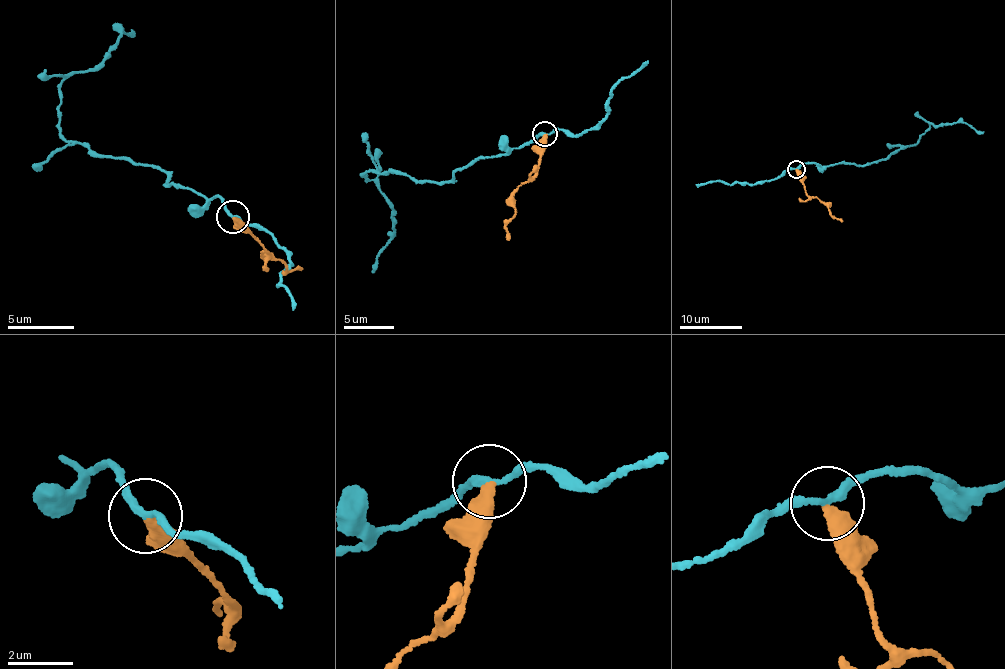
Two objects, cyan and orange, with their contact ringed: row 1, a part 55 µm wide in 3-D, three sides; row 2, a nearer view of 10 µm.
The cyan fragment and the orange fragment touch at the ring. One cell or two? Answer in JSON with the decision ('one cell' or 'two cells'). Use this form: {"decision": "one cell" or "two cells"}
{"decision": "two cells"}

